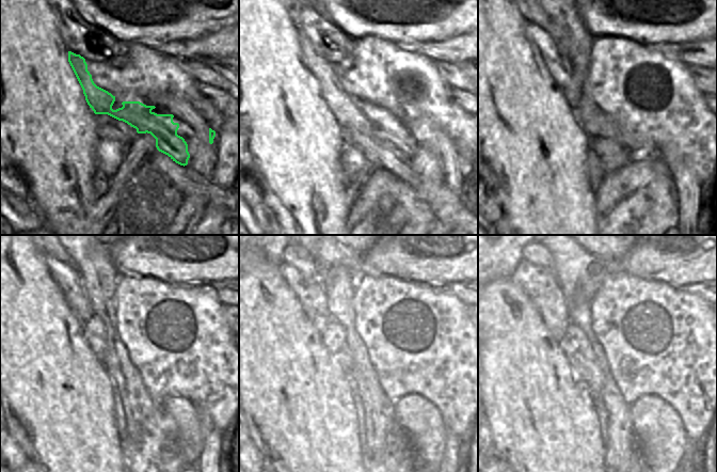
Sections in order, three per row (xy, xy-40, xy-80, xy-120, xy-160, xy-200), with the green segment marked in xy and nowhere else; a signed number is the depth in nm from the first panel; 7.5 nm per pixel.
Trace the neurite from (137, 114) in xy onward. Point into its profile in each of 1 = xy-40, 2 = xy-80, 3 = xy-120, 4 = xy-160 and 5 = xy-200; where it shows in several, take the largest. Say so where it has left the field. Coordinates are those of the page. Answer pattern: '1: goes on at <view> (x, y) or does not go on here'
1: goes on at xy-40 (391, 131)
2: goes on at xy-80 (560, 67)
3: goes on at xy-120 (67, 277)
4: goes on at xy-160 (299, 256)
5: goes on at xy-200 (541, 256)

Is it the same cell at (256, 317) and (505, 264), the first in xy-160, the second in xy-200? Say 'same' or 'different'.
different

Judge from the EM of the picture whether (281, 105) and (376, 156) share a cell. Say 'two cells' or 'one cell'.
two cells

